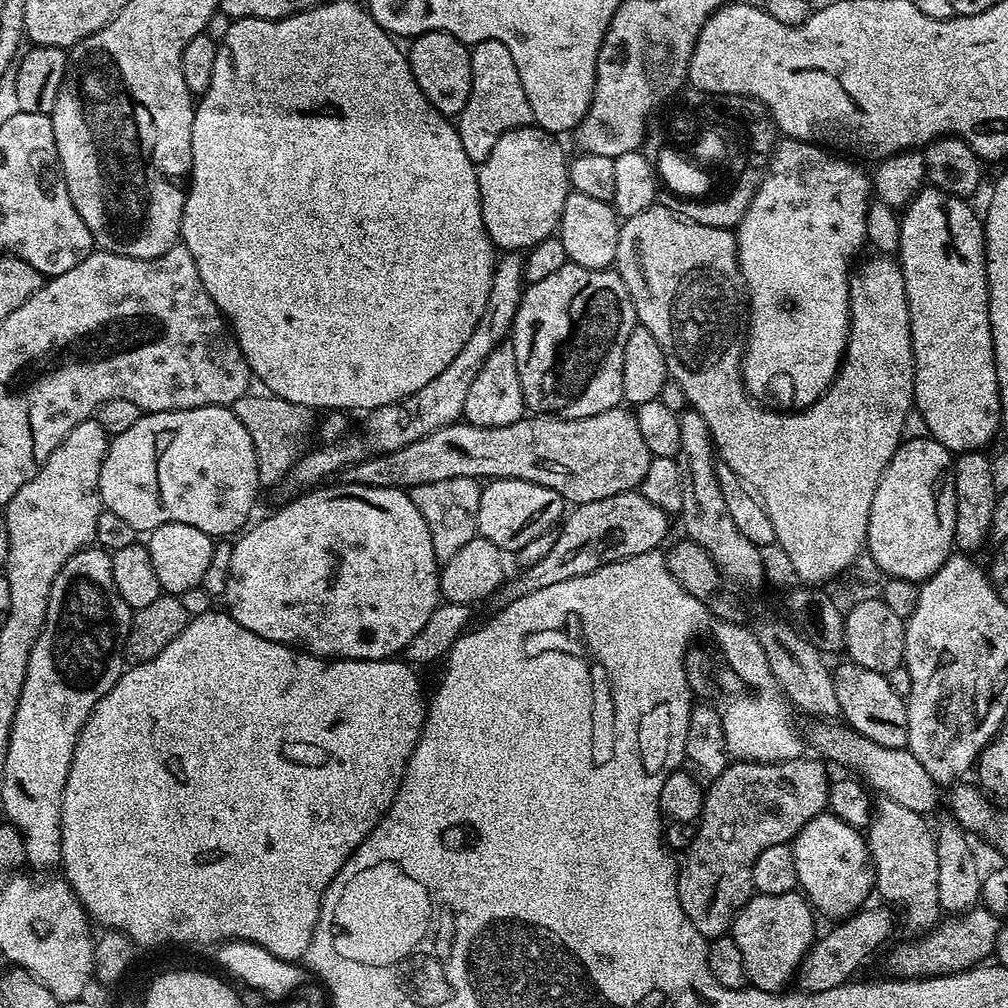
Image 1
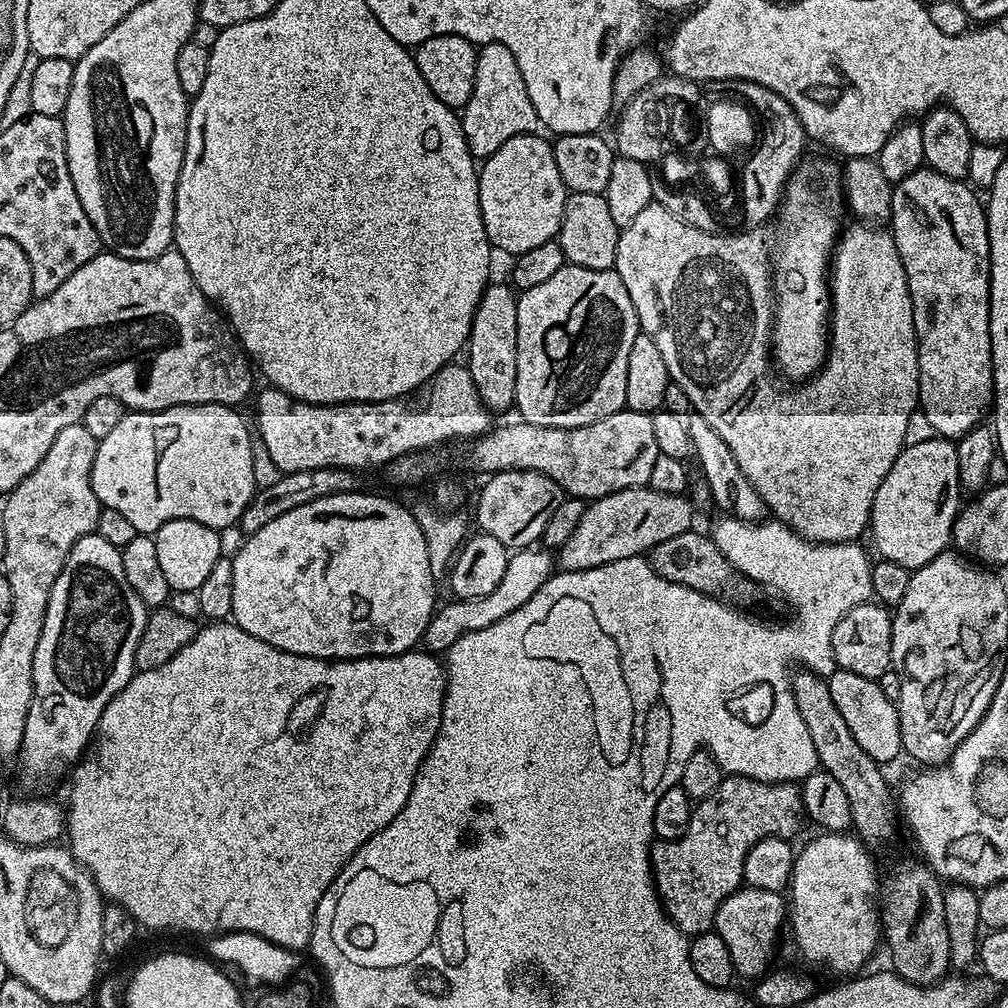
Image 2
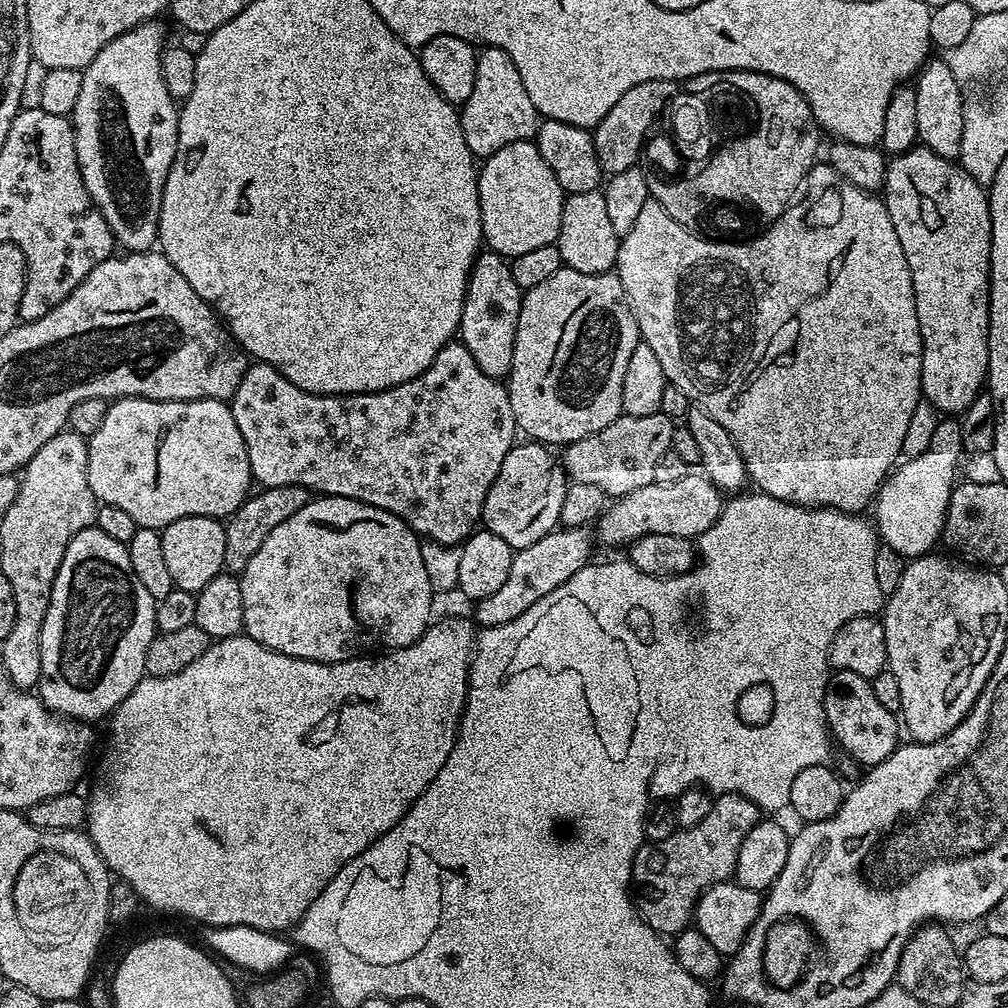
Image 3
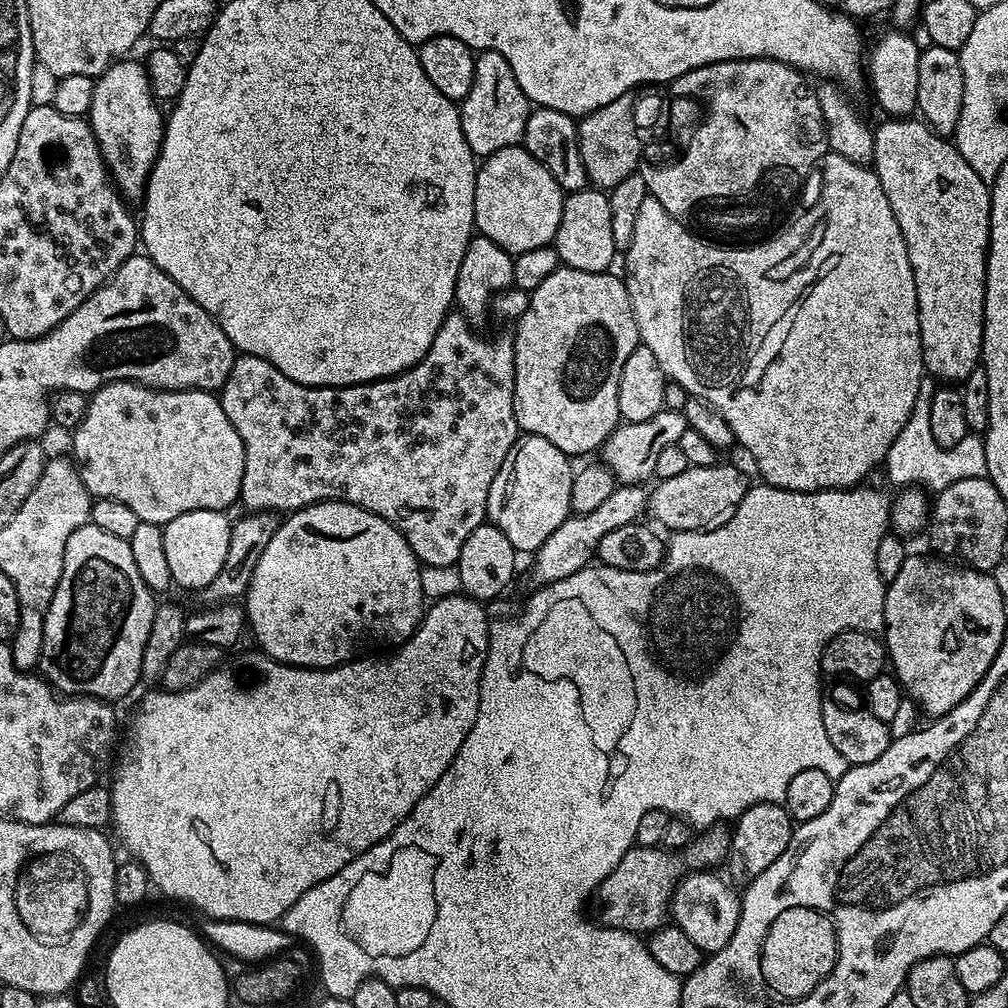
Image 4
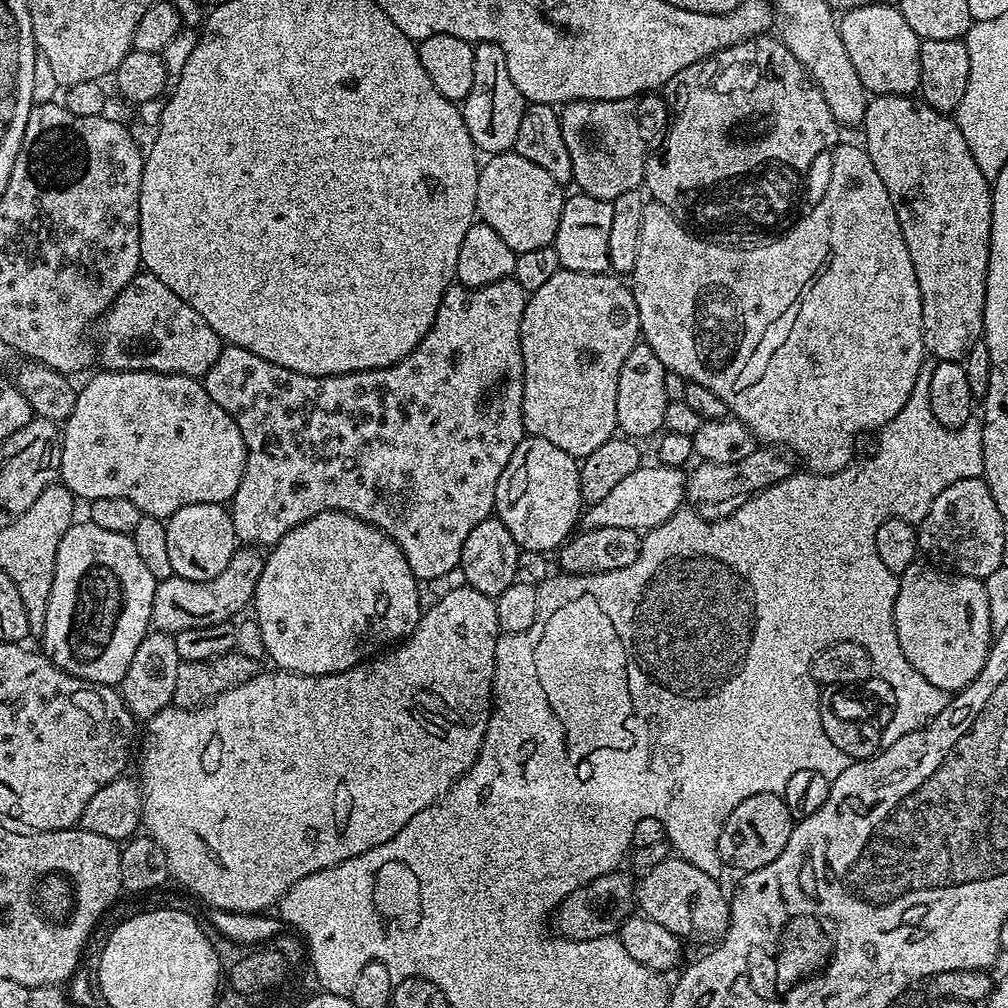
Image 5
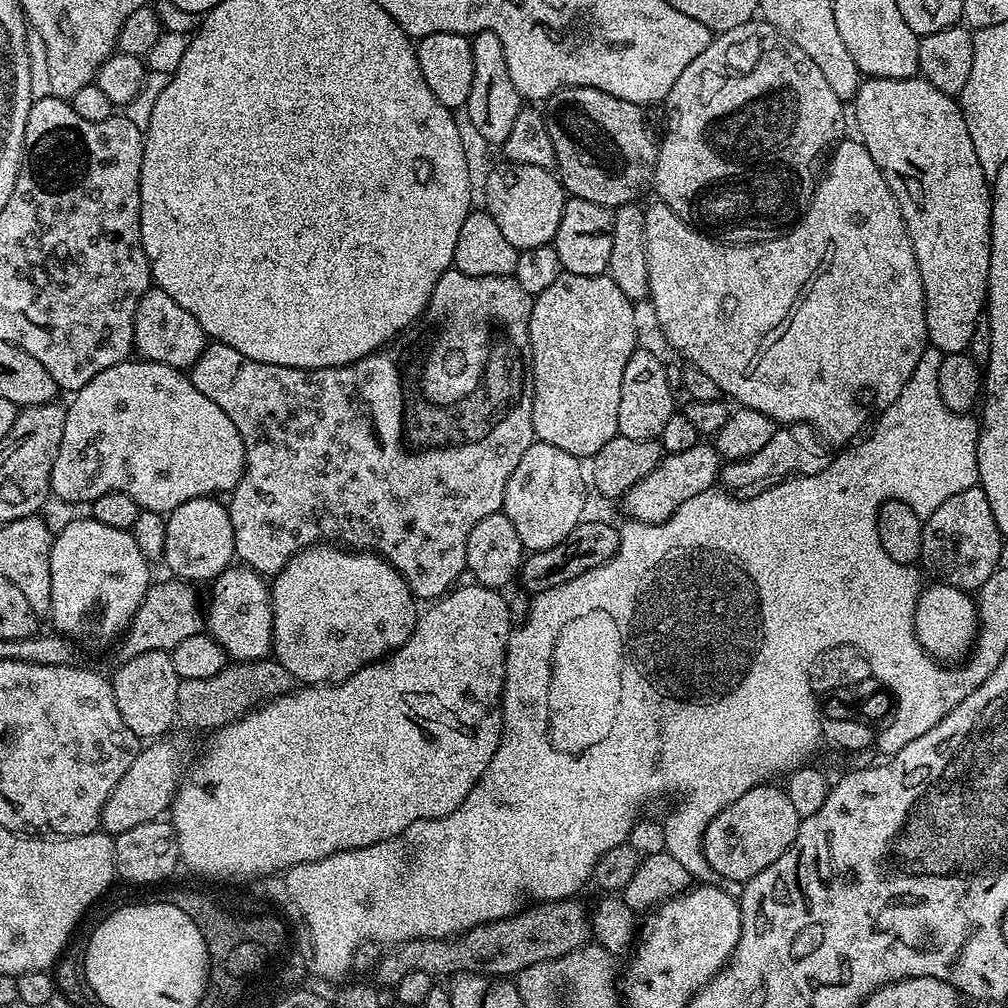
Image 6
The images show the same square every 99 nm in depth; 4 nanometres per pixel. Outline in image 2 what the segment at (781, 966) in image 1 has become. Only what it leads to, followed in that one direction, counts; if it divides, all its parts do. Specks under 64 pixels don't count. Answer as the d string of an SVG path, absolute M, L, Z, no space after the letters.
M742 886L722 906L718 906L718 914L714 930L726 942L726 950L730 950L730 958L734 962L736 976L752 976L759 978L769 971L768 963L776 952L776 939L780 931L786 928L786 900L779 892L758 890Z

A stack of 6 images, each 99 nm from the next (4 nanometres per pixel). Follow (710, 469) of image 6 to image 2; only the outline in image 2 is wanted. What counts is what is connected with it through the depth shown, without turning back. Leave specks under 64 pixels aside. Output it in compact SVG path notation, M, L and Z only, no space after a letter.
M529 546L513 551L508 557L506 574L502 582L498 582L498 587L490 590L490 594L482 594L482 598L469 600L452 598L449 599L449 604L441 603L437 607L424 631L423 651L433 654L447 653L451 644L458 642L458 638L462 638L462 634L474 630L486 630L486 626L494 626L494 622L502 622L506 614L514 614L518 606L526 606L526 602L530 602L530 598L534 598L534 594L542 590L542 586L552 575L554 575L554 556L551 551L540 546Z

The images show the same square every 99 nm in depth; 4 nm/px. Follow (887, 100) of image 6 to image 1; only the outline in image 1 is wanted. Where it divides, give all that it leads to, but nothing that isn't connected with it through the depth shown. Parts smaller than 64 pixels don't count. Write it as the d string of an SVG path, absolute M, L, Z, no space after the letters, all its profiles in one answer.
M925 186L921 188L907 208L903 209L900 216L900 251L898 263L900 272L904 276L906 286L906 302L910 310L910 338L912 339L912 353L914 354L914 408L926 418L928 435L942 446L946 446L949 452L959 454L963 452L979 452L987 449L987 444L995 438L1000 427L1000 387L998 386L998 374L994 362L994 342L992 341L992 327L990 326L990 310L988 309L988 258L984 246L984 226L981 217L971 208L969 201L962 196L951 196L942 190Z

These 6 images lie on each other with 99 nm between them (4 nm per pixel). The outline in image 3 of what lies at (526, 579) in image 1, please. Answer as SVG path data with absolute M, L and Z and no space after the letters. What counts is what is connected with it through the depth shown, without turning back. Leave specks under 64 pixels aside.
M689 474L679 482L650 483L642 490L613 499L595 525L594 532L604 544L633 544L646 534L678 534L699 538L720 516L726 503L725 497L703 474Z

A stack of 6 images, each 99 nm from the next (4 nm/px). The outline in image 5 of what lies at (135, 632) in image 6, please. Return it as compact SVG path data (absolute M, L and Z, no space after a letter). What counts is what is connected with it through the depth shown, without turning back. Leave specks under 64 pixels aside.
M256 546L237 547L226 570L218 578L194 582L190 578L171 576L157 583L152 603L151 627L157 632L194 630L198 626L218 626L229 623L244 607L253 603L258 578L262 578L265 553Z

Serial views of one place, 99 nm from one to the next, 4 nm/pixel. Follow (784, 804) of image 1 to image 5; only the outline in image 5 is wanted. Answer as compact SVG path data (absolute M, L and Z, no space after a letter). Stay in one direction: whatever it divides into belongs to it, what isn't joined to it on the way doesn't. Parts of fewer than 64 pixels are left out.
M624 870L607 872L605 876L594 878L586 886L571 892L562 903L560 903L554 913L555 931L566 940L593 940L603 936L611 936L619 933L620 925L633 915L634 912L634 880L624 873Z

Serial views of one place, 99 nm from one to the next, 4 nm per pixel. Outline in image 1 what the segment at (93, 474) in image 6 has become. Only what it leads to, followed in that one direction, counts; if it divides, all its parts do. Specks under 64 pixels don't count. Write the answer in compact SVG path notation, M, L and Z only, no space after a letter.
M218 404L206 406L205 408L178 410L177 412L141 414L138 422L134 422L134 426L130 426L130 430L125 430L124 433L111 437L108 453L102 462L102 474L98 478L98 486L100 487L101 505L107 511L119 514L129 526L134 526L137 534L153 532L158 526L170 522L186 522L186 526L198 526L198 530L202 530L207 536L213 538L228 538L231 532L237 531L236 533L239 533L253 519L252 507L256 504L256 495L262 492L258 476L258 462L255 460L254 444L250 435L246 432L246 427L242 426L242 423L235 417L231 407Z

